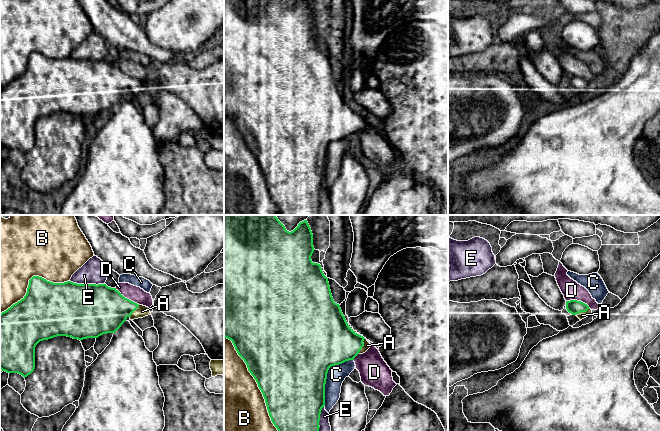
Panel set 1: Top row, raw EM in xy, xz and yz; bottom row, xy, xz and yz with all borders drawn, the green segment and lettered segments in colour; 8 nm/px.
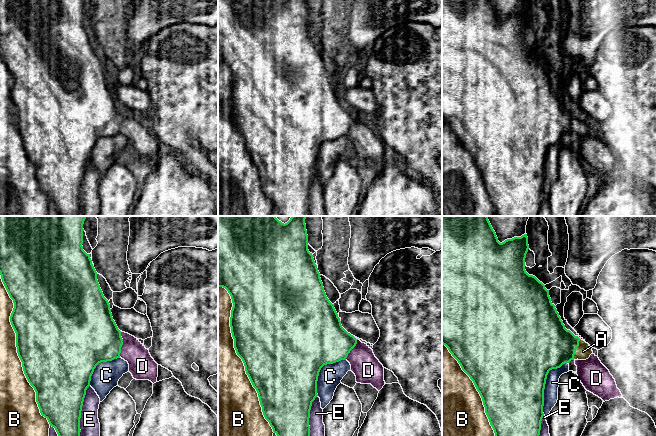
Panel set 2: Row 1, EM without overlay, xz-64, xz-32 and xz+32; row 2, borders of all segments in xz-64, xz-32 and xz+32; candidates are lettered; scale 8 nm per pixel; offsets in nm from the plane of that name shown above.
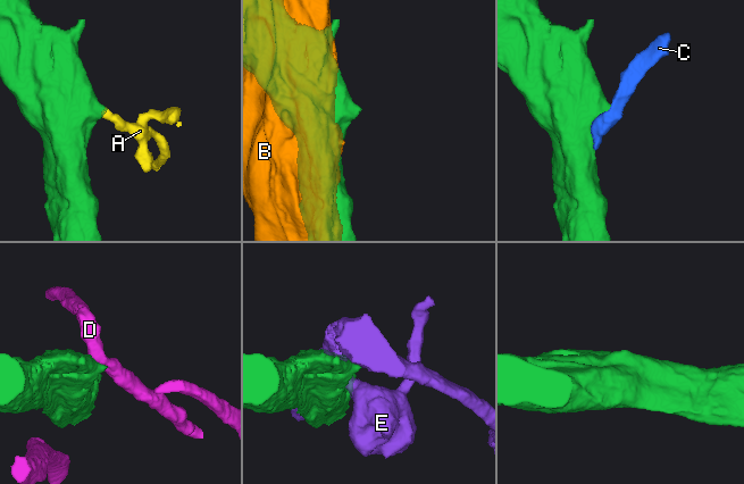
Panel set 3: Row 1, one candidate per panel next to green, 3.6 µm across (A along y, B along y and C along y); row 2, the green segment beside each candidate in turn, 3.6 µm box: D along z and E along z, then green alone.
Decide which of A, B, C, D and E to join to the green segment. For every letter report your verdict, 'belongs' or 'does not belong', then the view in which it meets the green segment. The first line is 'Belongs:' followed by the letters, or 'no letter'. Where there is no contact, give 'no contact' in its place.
Belongs: A
A: belongs | xz
B: does not belong | xz
C: does not belong | xz
D: does not belong | xy
E: does not belong | xy

